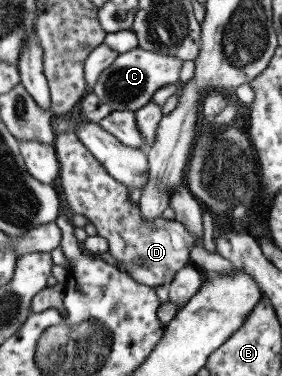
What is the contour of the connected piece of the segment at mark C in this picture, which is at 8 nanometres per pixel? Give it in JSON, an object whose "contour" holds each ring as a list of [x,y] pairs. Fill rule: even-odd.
{"contour":[[[136,46],[128,52],[117,54],[112,64],[100,72],[90,92],[99,98],[100,103],[107,104],[112,111],[132,112],[148,103],[154,91],[161,86],[168,83],[178,85],[178,71],[183,61],[175,56],[154,54]]]}

